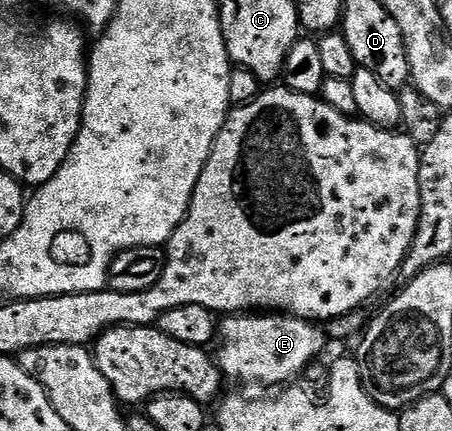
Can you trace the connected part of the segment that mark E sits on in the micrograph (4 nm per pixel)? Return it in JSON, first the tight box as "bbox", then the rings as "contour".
{"bbox":[216,312,328,387],"contour":[[[243,312],[223,317],[220,342],[221,338],[222,347],[216,353],[216,361],[227,379],[239,378],[242,382],[278,387],[293,383],[290,381],[309,362],[316,361],[328,343],[327,331],[321,325],[281,312]]]}

